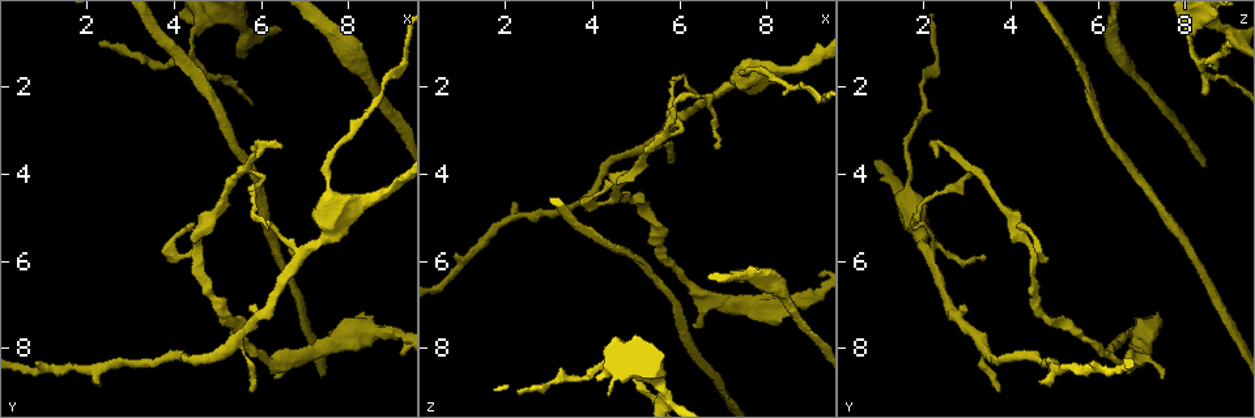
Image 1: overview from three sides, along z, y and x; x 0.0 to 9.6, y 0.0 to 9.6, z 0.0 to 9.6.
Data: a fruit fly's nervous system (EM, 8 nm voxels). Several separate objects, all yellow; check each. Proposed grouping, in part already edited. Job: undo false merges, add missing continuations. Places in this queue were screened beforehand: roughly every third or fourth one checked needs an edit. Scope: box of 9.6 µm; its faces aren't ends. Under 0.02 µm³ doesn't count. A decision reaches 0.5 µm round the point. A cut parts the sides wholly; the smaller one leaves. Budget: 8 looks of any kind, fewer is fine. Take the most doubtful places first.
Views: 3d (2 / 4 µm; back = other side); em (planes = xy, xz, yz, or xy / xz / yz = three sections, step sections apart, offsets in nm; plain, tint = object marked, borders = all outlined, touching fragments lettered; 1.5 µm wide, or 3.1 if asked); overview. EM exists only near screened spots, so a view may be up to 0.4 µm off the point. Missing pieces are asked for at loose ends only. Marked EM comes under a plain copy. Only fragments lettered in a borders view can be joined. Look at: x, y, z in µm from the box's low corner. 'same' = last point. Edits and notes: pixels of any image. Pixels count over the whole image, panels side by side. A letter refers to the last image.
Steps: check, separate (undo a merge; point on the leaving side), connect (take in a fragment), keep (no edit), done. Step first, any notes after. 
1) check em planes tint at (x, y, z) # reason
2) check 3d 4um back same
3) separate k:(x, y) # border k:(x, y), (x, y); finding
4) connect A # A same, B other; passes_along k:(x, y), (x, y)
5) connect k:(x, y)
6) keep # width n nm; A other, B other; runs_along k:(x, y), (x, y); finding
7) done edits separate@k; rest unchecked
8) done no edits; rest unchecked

check 3d 4um at (6.50, 3.35, 2.20) # thin end

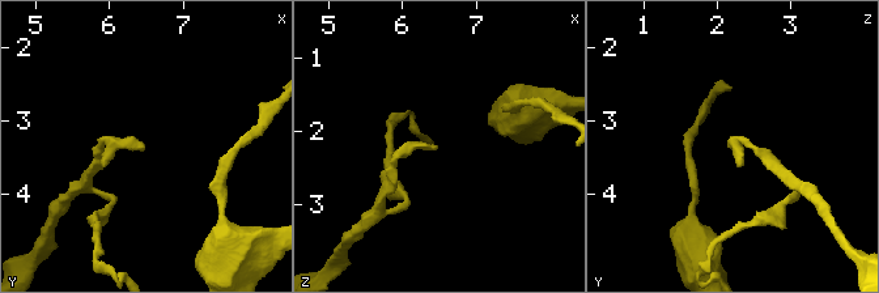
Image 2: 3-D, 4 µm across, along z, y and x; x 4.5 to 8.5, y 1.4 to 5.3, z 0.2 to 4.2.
check em planes borders at (6.50, 3.40, 2.25) # need the tissue

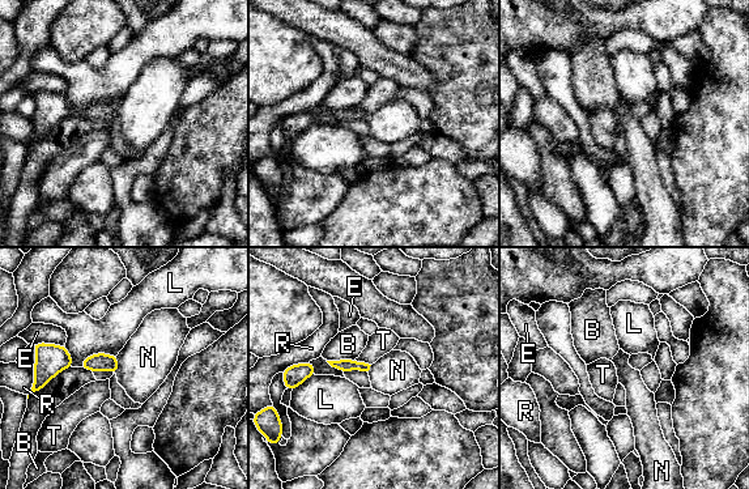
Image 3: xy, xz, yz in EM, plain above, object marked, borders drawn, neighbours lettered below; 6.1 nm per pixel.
keep # B other, E other, L other, N other, R other, T other; border 3:(115, 356), (118, 361), (116, 374); no lettered fragment goes on from it

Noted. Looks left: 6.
check em xz step 8 borders at (8.35, 7.20, 7.30)

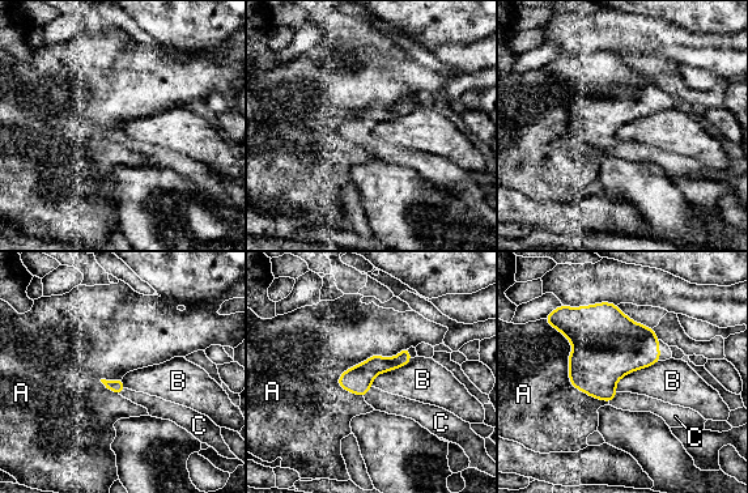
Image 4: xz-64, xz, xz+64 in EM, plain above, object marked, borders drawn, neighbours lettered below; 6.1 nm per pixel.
connect C # A other, B other, C same; passes_along 4:(357, 379), (368, 392), (392, 404); it goes on there

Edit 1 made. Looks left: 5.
check 3d 4um at (6.25, 8.35, 6.65) # calibre changes

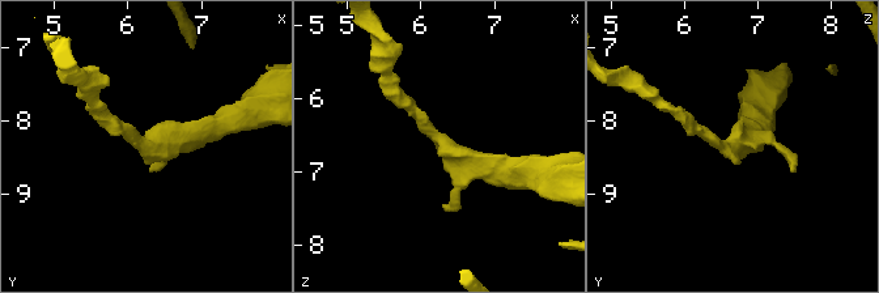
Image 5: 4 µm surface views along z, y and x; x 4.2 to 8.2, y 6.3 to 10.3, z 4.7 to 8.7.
check em planes tint at (6.30, 8.35, 6.55)

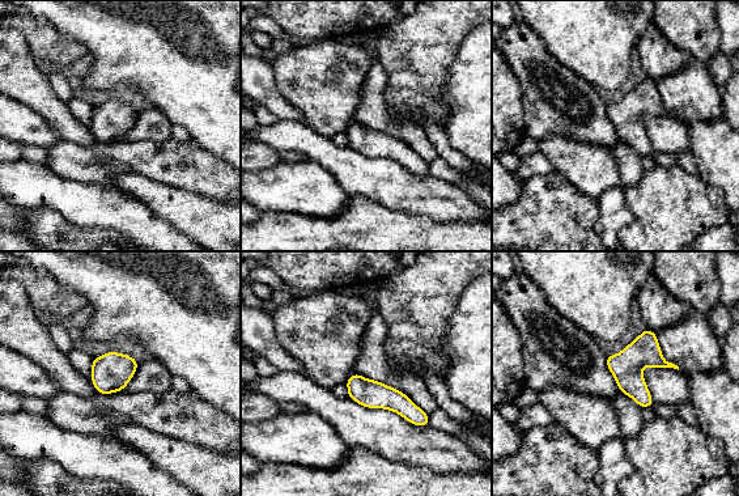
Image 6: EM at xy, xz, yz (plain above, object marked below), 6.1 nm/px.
check em planes borders same # see the neighbours

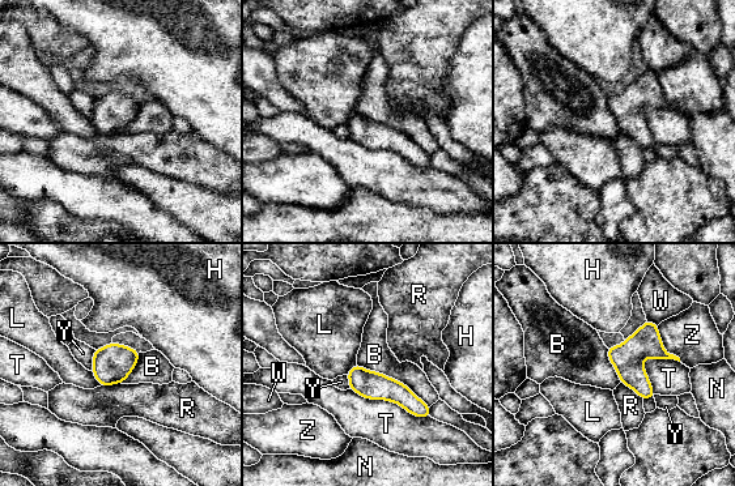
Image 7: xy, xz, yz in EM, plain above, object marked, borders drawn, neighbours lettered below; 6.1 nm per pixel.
keep # B other, H other, L other, N other, R other, T other, W other, Y other, Z other; continuous, no second cell

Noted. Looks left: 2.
done edits connect@4; rest unchecked

